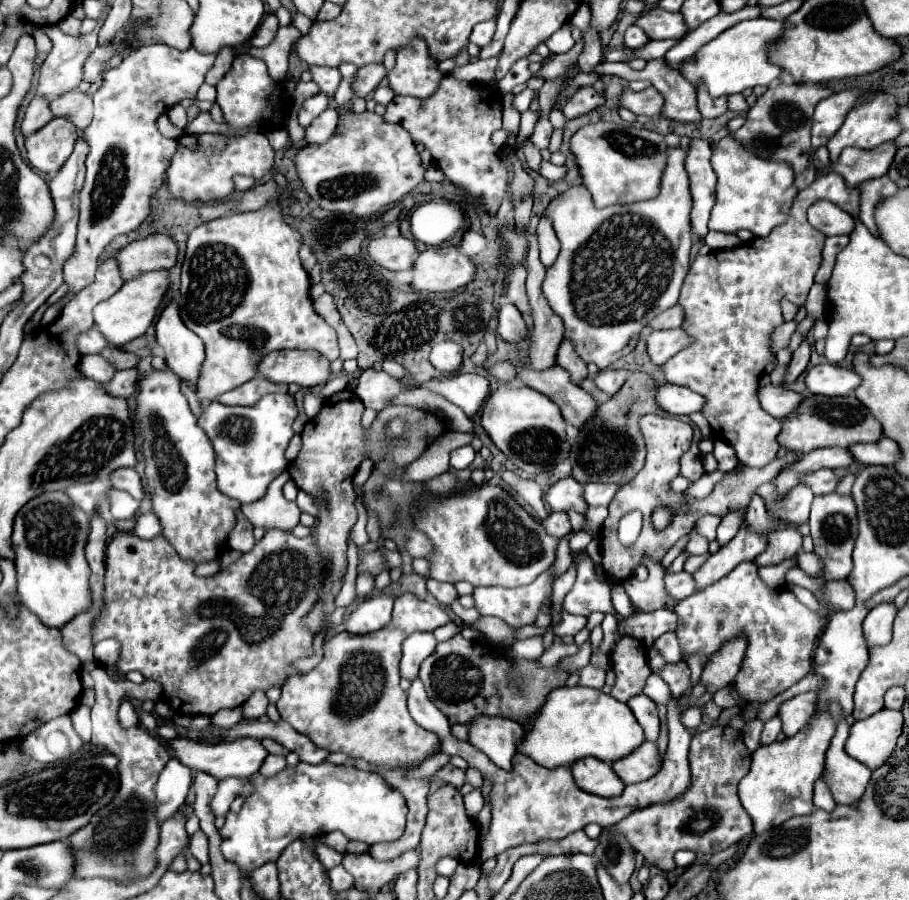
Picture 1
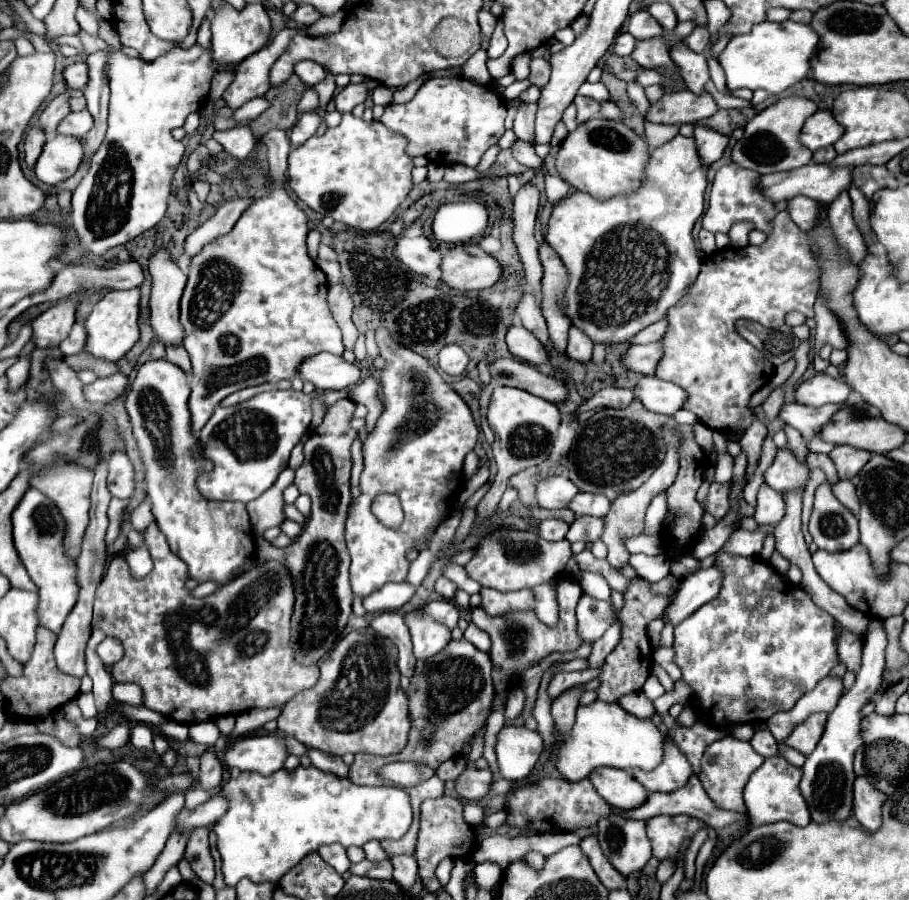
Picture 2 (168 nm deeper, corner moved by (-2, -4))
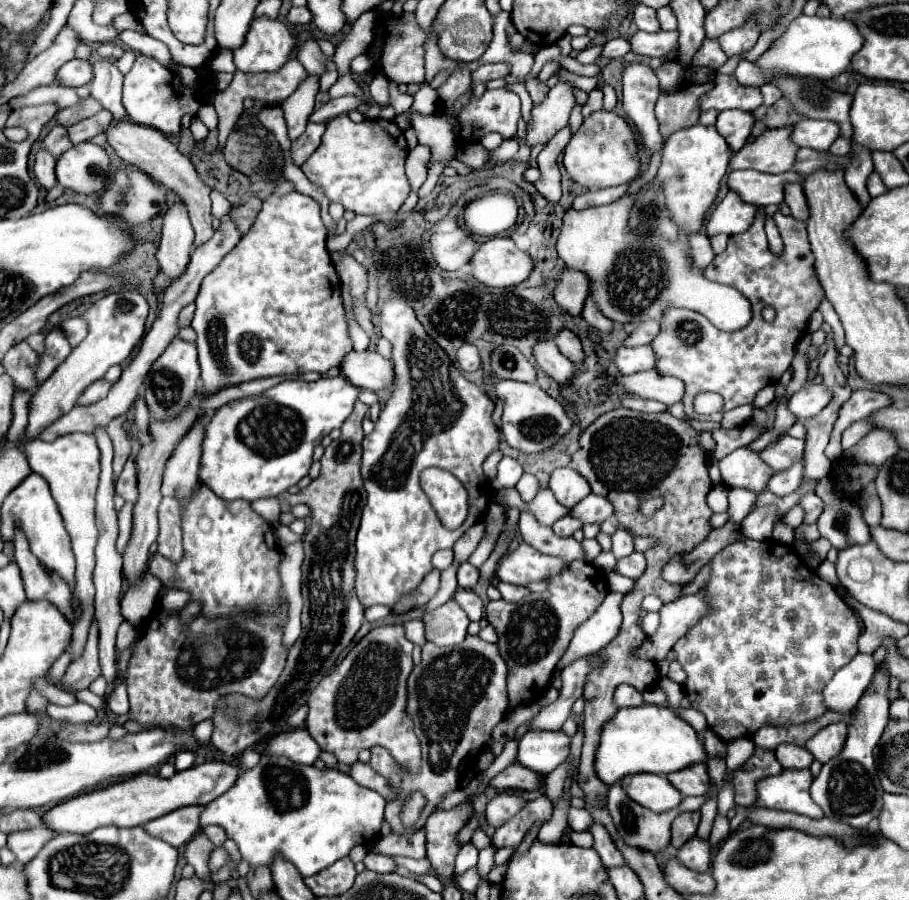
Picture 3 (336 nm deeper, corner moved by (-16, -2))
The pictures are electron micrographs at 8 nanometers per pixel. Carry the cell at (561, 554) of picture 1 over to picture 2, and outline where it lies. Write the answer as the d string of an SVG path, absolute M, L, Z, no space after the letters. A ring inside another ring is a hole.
M546 582L538 588L534 588L532 592L534 592L534 600L536 600L538 618L548 626L556 626L556 622L558 622L558 602L556 602L554 586L550 582Z

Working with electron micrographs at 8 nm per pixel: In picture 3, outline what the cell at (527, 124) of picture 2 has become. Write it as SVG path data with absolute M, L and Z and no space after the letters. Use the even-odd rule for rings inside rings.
M528 80L528 82L526 82L526 90L530 92L534 106L542 104L542 102L544 102L544 96L548 94L548 86L542 84L542 82L538 82L538 80Z

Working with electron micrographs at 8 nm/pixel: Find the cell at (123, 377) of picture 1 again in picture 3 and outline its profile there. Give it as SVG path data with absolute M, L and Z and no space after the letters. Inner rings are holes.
M96 380L92 386L88 386L88 390L84 390L84 394L80 396L80 400L78 400L78 404L92 404L92 402L98 402L98 400L102 400L106 394L108 394L108 390L112 388L112 382L108 382L108 380Z

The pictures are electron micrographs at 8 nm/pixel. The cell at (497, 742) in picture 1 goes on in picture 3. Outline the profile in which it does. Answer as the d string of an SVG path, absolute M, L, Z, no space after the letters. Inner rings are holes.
M528 730L518 742L518 762L538 774L550 774L568 754L570 738L560 730Z

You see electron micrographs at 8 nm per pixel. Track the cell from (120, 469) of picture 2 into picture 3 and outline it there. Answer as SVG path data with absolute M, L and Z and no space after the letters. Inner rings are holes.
M136 448L132 450L128 462L124 464L124 470L120 474L120 478L116 480L116 492L126 500L126 502L136 502L138 498L138 490L136 490L136 464L134 464L134 456L136 456Z

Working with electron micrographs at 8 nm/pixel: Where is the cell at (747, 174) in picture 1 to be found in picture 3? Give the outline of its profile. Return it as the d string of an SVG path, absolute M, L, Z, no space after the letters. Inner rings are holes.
M728 192L726 198L718 204L718 208L712 212L712 216L706 224L706 234L708 236L740 234L750 228L754 216L756 216L756 210L760 210L760 208L744 202L742 198L736 196L736 192Z

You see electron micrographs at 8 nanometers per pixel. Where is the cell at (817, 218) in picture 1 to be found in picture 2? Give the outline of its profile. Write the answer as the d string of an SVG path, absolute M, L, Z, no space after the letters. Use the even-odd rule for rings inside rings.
M796 196L796 198L788 200L788 206L786 206L792 222L794 222L800 230L804 230L804 232L808 232L808 230L814 228L814 224L816 224L818 218L820 218L820 216L818 216L818 214L820 214L820 208L822 208L822 206L820 206L816 200L810 200L810 198L806 198L806 196Z

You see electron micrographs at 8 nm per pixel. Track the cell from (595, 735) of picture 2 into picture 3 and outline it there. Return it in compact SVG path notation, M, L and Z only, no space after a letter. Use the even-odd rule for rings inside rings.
M640 706L640 708L618 708L614 718L610 718L600 736L600 746L596 750L596 774L604 784L614 784L626 774L634 772L652 772L668 774L682 770L696 762L706 762L708 754L694 732L694 728L676 716L666 706Z

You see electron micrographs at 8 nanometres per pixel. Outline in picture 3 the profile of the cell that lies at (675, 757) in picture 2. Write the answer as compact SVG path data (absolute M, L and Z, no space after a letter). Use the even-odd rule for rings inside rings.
M704 764L686 766L666 774L666 778L676 790L680 790L682 796L704 796L708 790L708 772Z

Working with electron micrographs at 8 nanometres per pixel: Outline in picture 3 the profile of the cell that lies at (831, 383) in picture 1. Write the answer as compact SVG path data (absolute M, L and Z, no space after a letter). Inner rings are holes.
M806 382L802 390L798 390L796 394L792 394L788 408L790 412L798 418L812 418L816 416L822 408L826 408L832 400L832 390L826 388L824 384L814 384L814 382Z

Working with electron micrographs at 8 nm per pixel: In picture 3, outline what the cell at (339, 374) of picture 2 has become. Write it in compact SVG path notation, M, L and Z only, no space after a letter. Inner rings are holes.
M350 352L340 364L342 376L356 388L384 390L394 380L394 370L390 360L382 358L378 352Z

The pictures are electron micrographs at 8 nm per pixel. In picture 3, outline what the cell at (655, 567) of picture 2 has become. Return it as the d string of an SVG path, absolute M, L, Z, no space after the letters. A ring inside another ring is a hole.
M616 530L612 536L612 552L616 559L626 558L634 552L634 538L628 530Z

